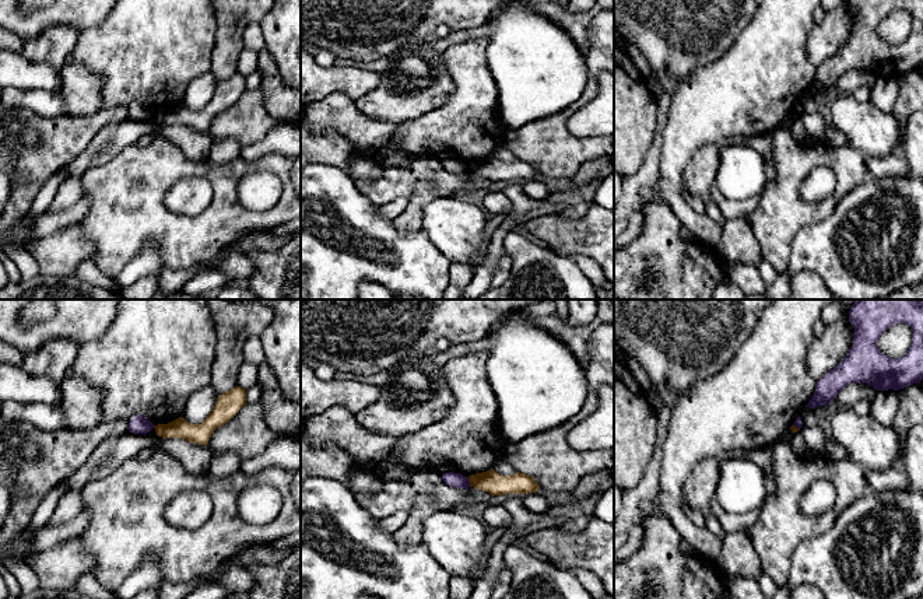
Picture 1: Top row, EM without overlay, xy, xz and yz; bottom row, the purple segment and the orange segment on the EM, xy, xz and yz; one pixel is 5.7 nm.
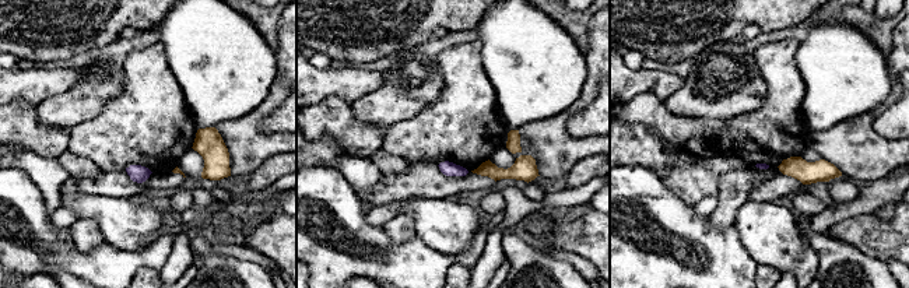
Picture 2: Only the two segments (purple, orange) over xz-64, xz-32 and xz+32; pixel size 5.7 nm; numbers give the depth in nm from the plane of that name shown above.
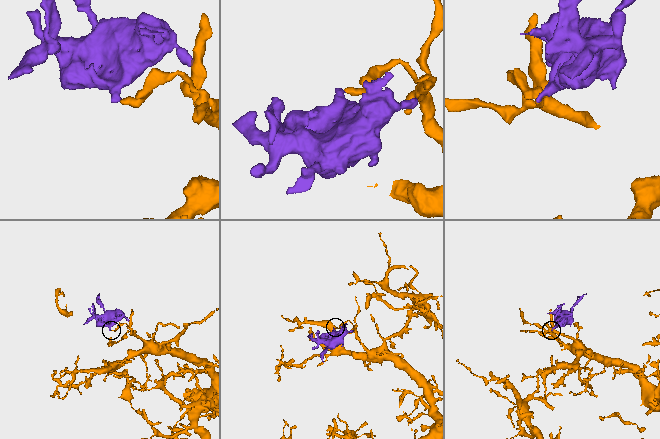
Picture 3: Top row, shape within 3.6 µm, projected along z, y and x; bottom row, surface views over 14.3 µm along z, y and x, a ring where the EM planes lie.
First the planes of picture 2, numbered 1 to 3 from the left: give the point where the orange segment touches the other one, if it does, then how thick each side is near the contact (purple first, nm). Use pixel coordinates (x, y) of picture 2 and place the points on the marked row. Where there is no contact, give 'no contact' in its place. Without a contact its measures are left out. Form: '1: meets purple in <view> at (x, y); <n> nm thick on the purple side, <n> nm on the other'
1: no contact
2: no contact
3: no contact

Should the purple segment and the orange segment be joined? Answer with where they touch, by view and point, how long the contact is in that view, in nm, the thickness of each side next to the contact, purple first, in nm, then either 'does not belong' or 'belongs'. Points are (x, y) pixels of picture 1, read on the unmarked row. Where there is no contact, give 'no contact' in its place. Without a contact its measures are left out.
contact xz (467, 168); length 60 nm; calibres 90 and 130 nm; does not belong

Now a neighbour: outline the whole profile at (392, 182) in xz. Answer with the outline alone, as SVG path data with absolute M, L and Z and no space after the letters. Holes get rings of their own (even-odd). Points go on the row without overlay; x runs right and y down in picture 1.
M407 157L403 168L386 168L378 160L380 174L366 183L365 192L369 199L385 206L397 197L410 199L421 178L432 178L432 189L438 197L446 197L450 193L466 186L466 175L455 175L442 167L442 161L434 157Z

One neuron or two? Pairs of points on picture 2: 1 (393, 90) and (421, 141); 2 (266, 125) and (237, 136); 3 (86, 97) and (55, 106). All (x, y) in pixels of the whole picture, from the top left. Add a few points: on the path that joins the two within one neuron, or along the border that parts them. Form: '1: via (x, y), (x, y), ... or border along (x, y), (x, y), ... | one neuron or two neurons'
1: border along (437, 99), (413, 116), (392, 123), (388, 127) | two neurons
2: border along (281, 102), (260, 123), (262, 132) | two neurons
3: via (79, 104), (62, 106) | one neuron

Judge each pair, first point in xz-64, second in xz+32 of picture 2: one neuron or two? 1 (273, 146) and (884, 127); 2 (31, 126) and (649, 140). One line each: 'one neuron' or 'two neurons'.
1: two neurons
2: two neurons

